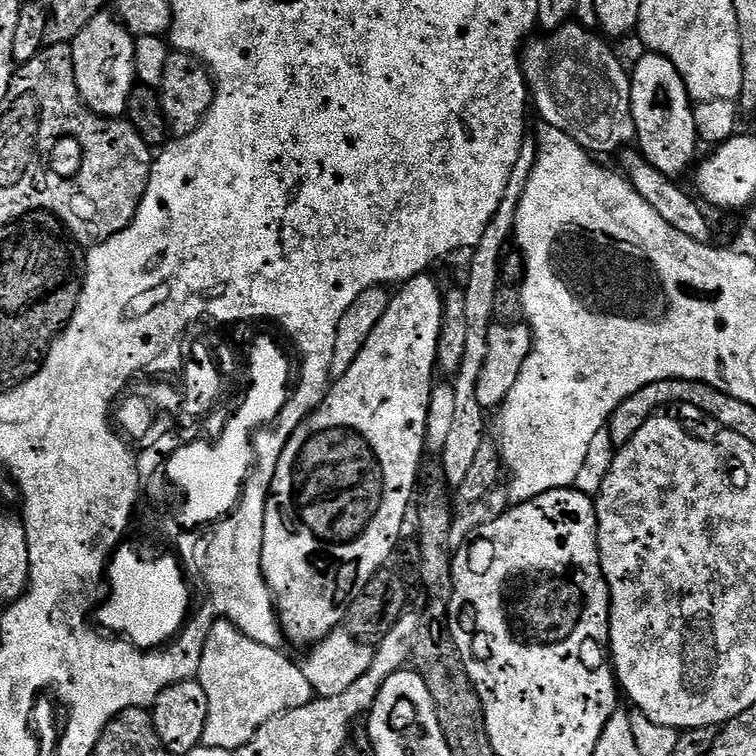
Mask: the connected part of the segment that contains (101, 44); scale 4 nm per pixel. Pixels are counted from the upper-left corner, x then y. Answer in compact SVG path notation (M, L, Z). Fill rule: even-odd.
M111 11L99 12L71 42L74 78L80 91L80 99L89 113L97 112L100 118L120 118L128 111L128 99L132 93L136 78L136 40L131 32Z

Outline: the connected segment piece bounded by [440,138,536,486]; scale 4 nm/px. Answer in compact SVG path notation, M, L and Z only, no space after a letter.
M532 138L525 139L522 150L518 154L518 162L514 162L514 170L510 170L510 182L506 182L506 194L502 196L502 202L486 228L486 234L482 234L482 242L471 249L470 256L472 261L468 264L468 284L463 285L466 294L466 355L462 358L462 366L456 373L452 384L452 417L448 420L448 429L444 432L444 445L440 448L440 464L444 467L442 473L443 479L449 485L455 486L466 478L466 470L470 470L478 450L486 443L484 436L484 416L486 410L478 402L478 374L484 372L486 364L486 354L488 353L488 335L494 323L494 294L502 286L500 283L500 256L504 253L506 245L513 239L516 230L516 215L518 214L518 204L522 202L522 194L526 194L526 184L530 182L530 174L534 170L536 161L536 140Z

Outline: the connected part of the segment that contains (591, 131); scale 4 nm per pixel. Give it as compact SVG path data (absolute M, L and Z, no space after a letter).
M577 22L563 24L555 32L545 35L545 40L532 38L522 49L522 67L524 83L528 86L531 103L540 111L543 123L566 133L574 142L578 142L587 152L619 153L625 146L631 145L636 138L636 127L632 117L630 90L632 81L629 69L612 53L612 48L603 35L595 31L587 32Z

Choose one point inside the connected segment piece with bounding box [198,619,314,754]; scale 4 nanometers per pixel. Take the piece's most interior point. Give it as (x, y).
(246, 684)

